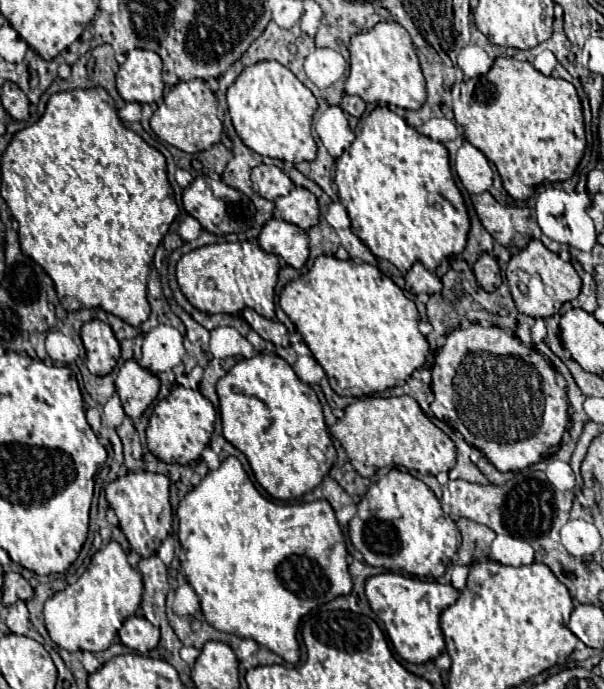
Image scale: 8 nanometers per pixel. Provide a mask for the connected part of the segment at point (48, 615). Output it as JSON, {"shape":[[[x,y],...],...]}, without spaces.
{"shape":[[[106,543],[94,553],[80,579],[54,593],[44,603],[44,625],[50,639],[66,651],[104,651],[118,635],[122,623],[132,617],[142,601],[142,575],[128,563],[126,551],[116,543]]]}

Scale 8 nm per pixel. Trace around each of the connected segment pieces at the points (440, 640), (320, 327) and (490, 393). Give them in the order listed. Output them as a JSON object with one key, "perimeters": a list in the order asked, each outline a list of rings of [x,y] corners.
{"perimeters":[[[[382,573],[366,581],[366,599],[372,611],[382,619],[394,651],[408,663],[434,661],[444,649],[444,635],[440,629],[440,613],[458,599],[452,585],[424,581],[400,573]]],[[[320,255],[308,273],[282,289],[280,307],[326,371],[330,387],[342,397],[362,397],[404,385],[424,365],[430,349],[426,337],[418,331],[414,301],[368,263]]],[[[472,323],[470,327],[458,327],[446,335],[444,347],[436,353],[432,369],[434,401],[432,413],[450,423],[462,433],[468,445],[476,447],[486,459],[502,473],[522,471],[540,461],[546,451],[560,445],[564,431],[568,429],[568,399],[566,389],[556,379],[556,369],[536,349],[524,347],[518,337],[508,335],[500,327]]]]}

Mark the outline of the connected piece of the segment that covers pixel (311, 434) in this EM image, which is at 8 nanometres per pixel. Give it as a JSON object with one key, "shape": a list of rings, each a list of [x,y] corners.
{"shape":[[[258,353],[252,359],[236,363],[218,381],[216,391],[220,397],[220,419],[224,427],[224,437],[248,457],[256,481],[274,499],[282,501],[298,499],[304,493],[310,493],[324,479],[324,475],[328,475],[330,467],[336,463],[336,449],[324,423],[322,405],[312,387],[302,383],[282,357]]]}

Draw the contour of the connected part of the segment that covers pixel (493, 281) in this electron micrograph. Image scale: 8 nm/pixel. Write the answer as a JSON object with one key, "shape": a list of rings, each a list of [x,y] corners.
{"shape":[[[482,253],[474,265],[474,275],[480,283],[480,287],[484,291],[496,291],[502,283],[502,275],[500,275],[500,267],[496,263],[496,259],[488,253]]]}

